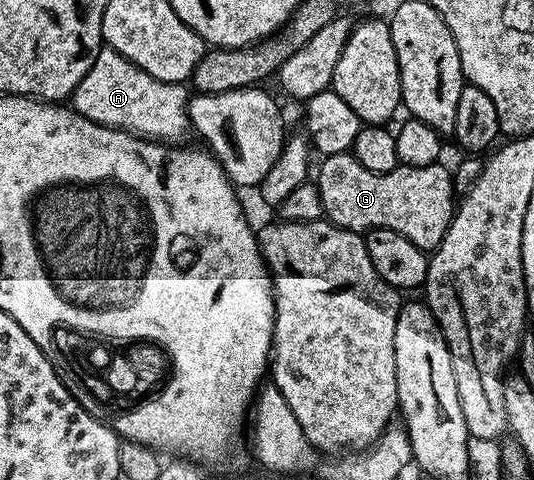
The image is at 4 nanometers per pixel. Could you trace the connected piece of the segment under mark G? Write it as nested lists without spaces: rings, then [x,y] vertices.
[[[351,153],[325,155],[322,162],[314,182],[320,190],[329,223],[361,233],[373,231],[375,227],[394,229],[394,233],[402,233],[406,241],[414,241],[426,253],[435,251],[442,237],[446,237],[446,229],[458,206],[458,192],[453,172],[447,171],[443,162],[425,167],[401,165],[390,169],[390,173],[370,173],[370,169],[358,165]]]

